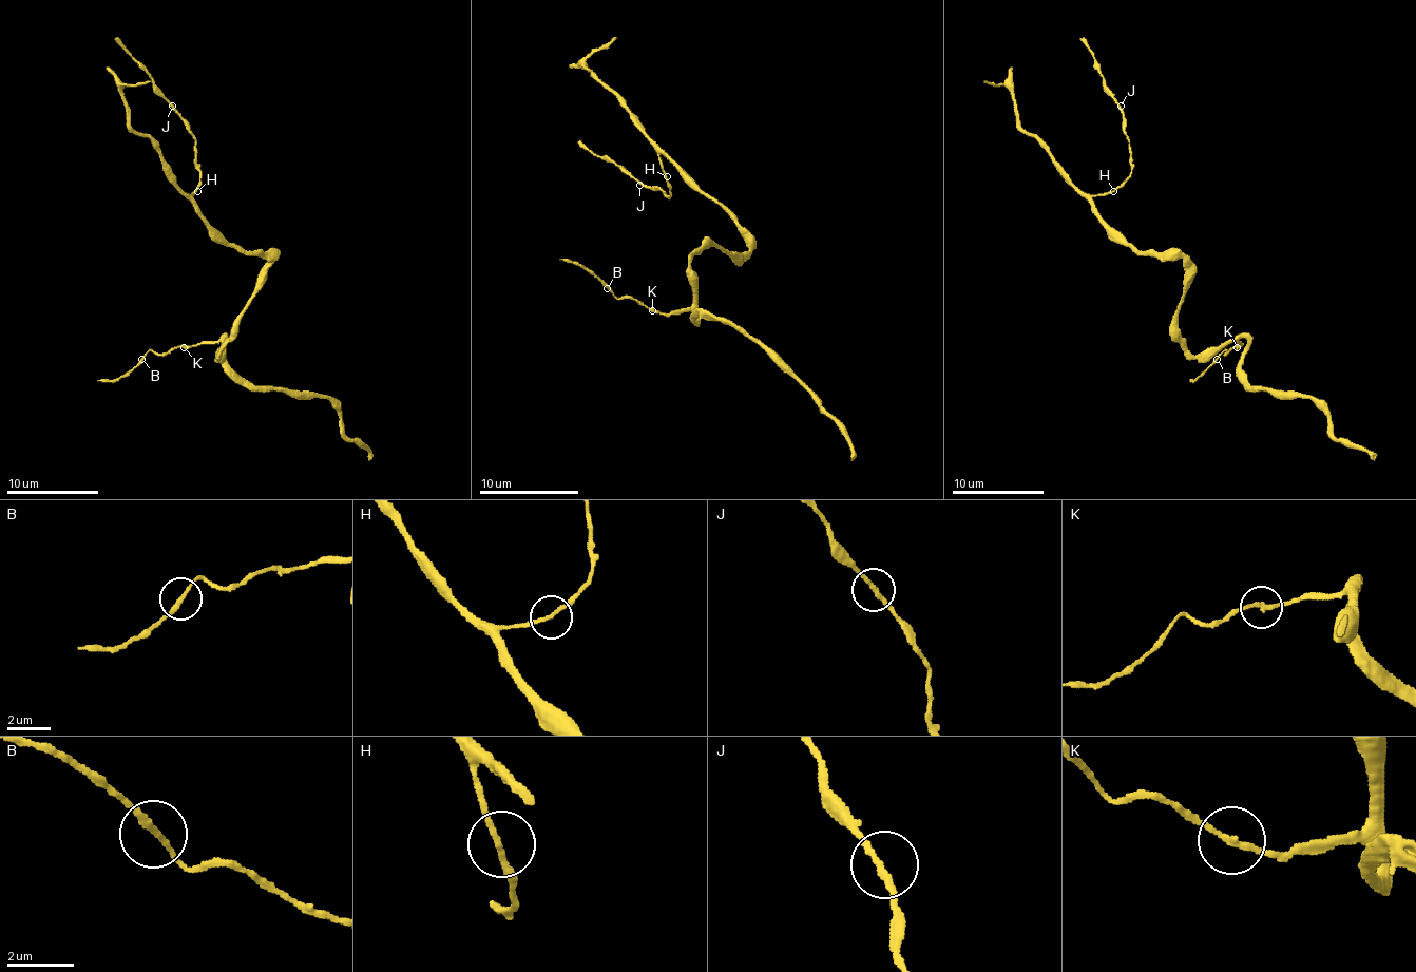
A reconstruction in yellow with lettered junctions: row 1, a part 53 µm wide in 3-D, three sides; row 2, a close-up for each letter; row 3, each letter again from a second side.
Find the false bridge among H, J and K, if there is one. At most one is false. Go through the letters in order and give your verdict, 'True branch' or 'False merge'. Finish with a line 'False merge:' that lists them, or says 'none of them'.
H: True branch
J: True branch
K: True branch
False merge: none of them

